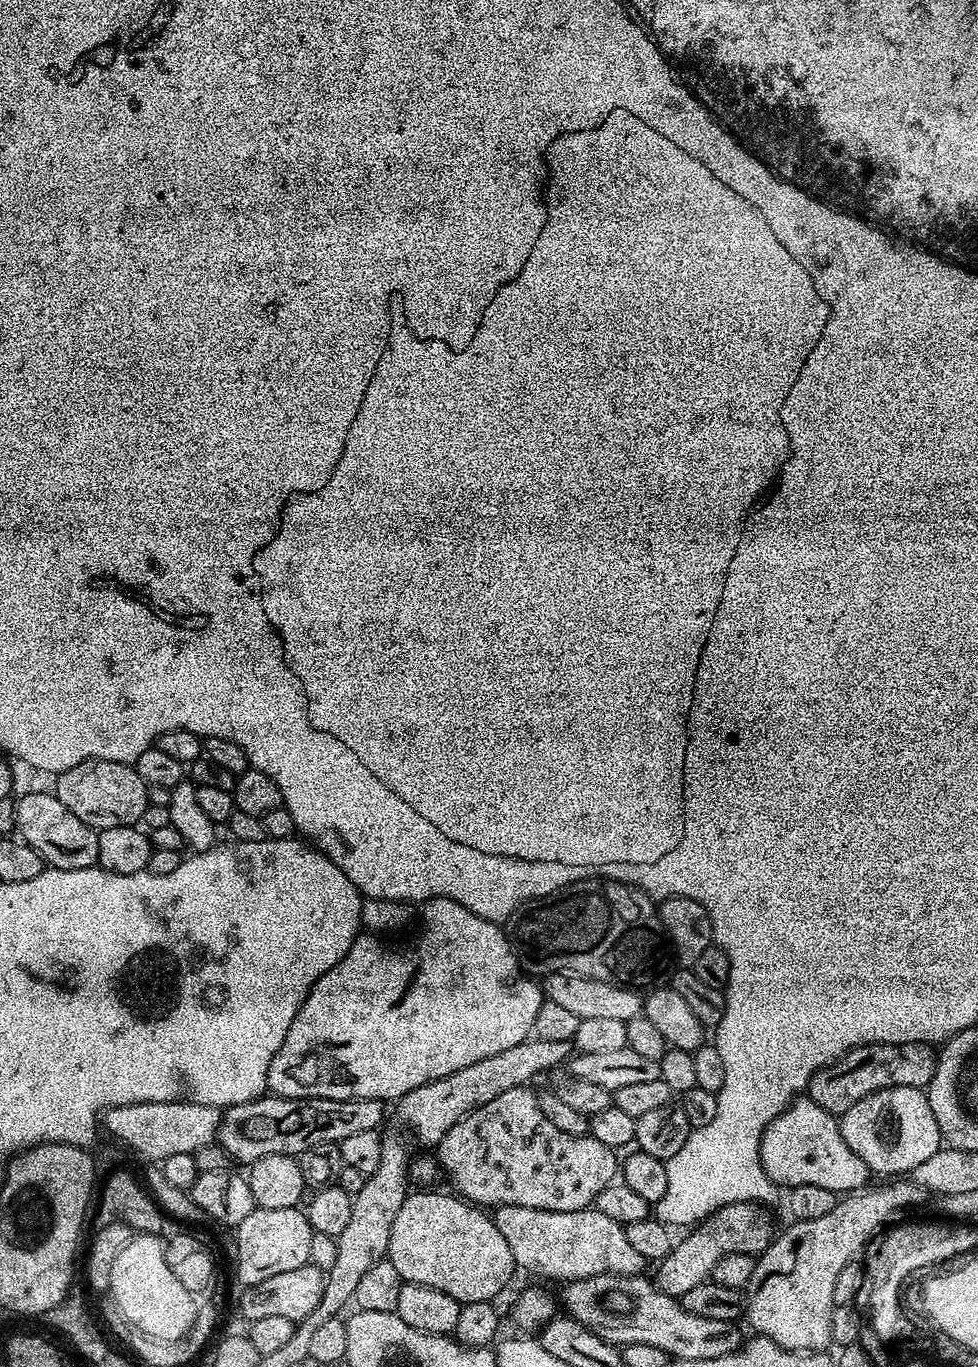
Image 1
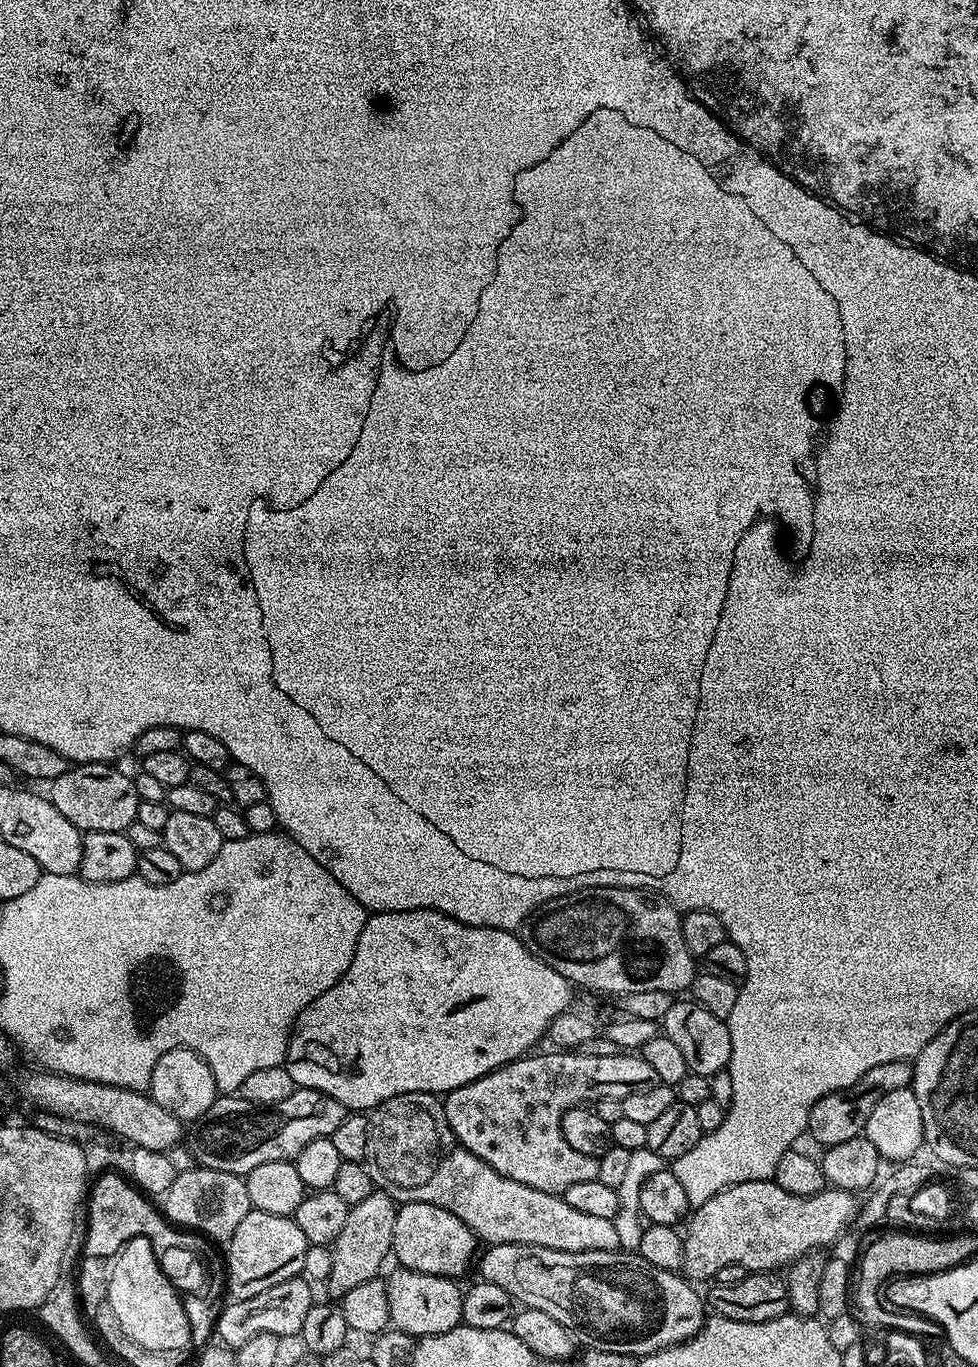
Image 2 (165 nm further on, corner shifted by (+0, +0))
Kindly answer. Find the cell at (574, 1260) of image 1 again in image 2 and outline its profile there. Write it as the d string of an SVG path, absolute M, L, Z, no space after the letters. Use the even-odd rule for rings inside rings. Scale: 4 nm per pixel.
M430 1092L398 1094L371 1109L363 1163L379 1191L400 1204L430 1202L434 1206L442 1206L442 1210L450 1210L450 1214L462 1218L472 1233L488 1246L533 1244L567 1252L614 1252L620 1248L613 1221L574 1210L574 1206L564 1201L563 1195L534 1190L499 1176L493 1168L486 1166L486 1162L467 1152L457 1142L454 1130L450 1130L450 1122L446 1122L443 1099Z

